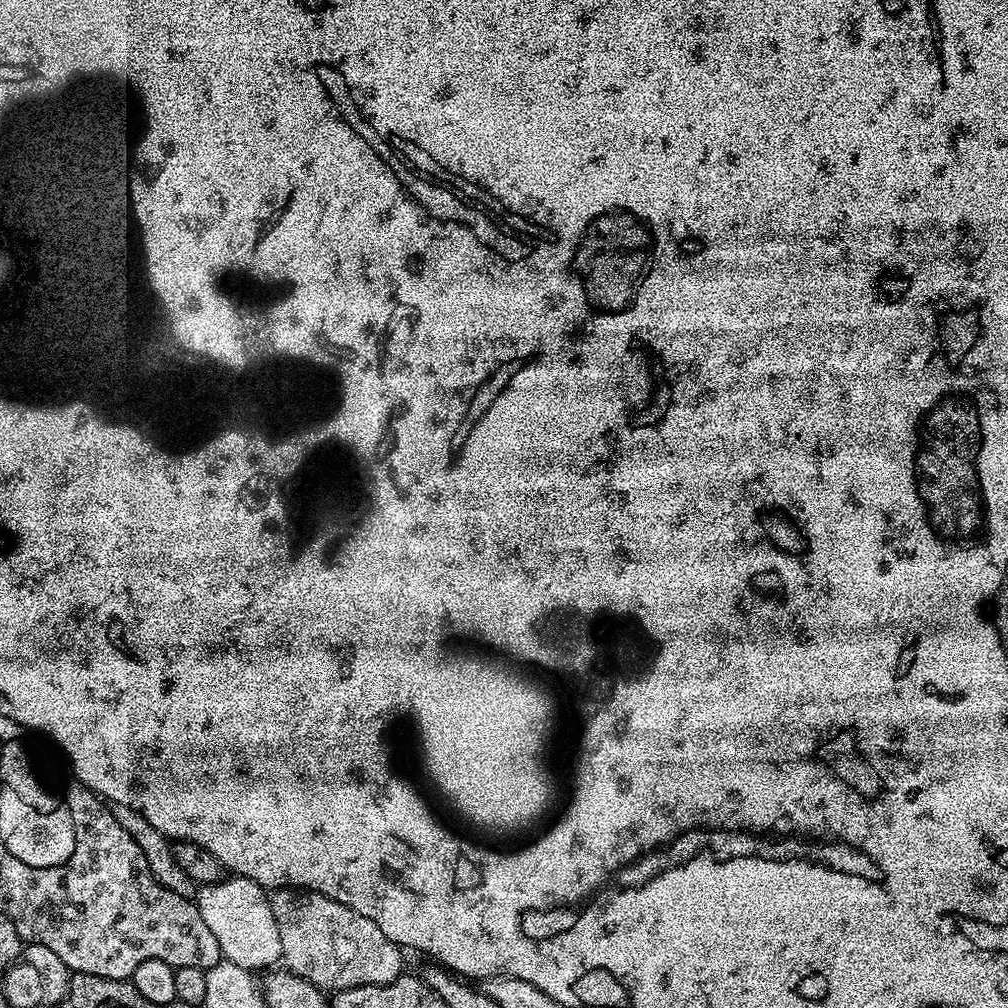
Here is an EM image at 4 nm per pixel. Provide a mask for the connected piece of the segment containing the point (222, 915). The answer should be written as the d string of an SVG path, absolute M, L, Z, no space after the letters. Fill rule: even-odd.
M232 874L217 884L203 885L197 891L194 903L210 934L218 938L223 959L249 970L268 970L281 963L282 938L278 938L278 922L274 922L272 901L262 885L245 876Z

